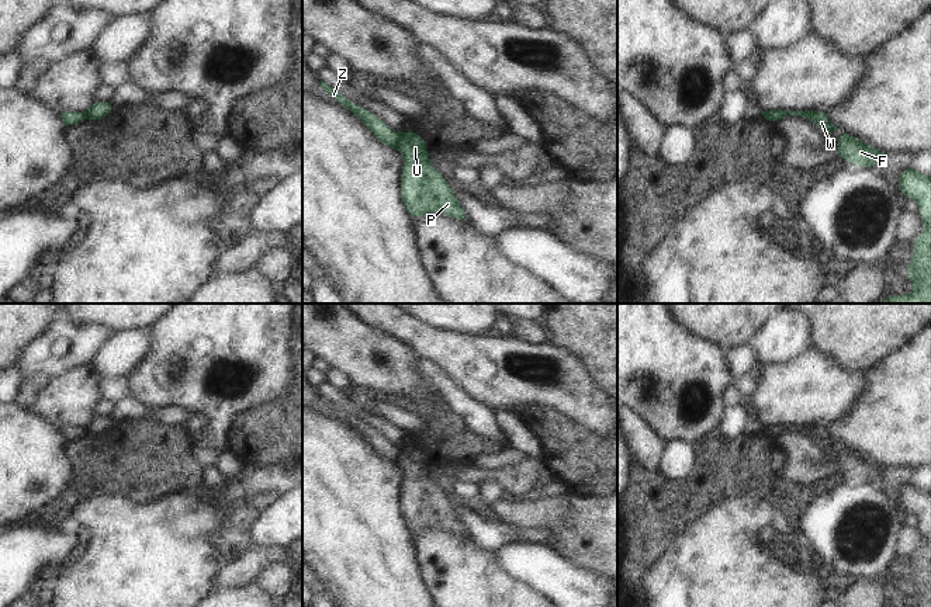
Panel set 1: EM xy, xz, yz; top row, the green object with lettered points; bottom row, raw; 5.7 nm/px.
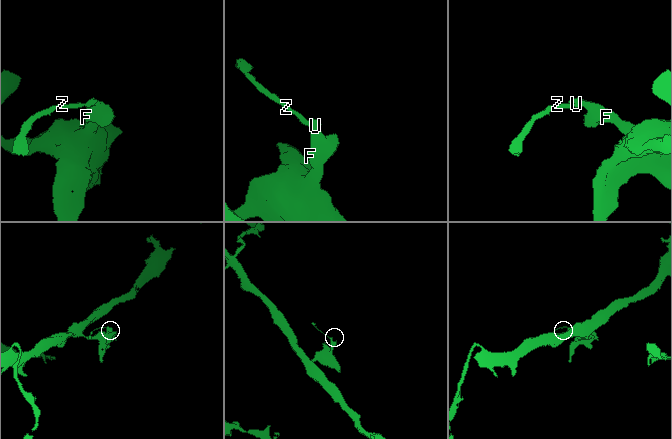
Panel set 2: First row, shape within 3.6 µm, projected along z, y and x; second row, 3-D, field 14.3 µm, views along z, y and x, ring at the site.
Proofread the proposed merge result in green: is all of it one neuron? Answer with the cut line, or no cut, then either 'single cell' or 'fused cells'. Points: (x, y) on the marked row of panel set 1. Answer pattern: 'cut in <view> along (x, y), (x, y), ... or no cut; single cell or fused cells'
cut in xz along (401, 135), (401, 139), (394, 146); fused cells

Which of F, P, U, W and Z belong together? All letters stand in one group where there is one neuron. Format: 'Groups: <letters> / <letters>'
Groups: F P U W / Z

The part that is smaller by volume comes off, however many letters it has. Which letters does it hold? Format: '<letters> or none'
Z

